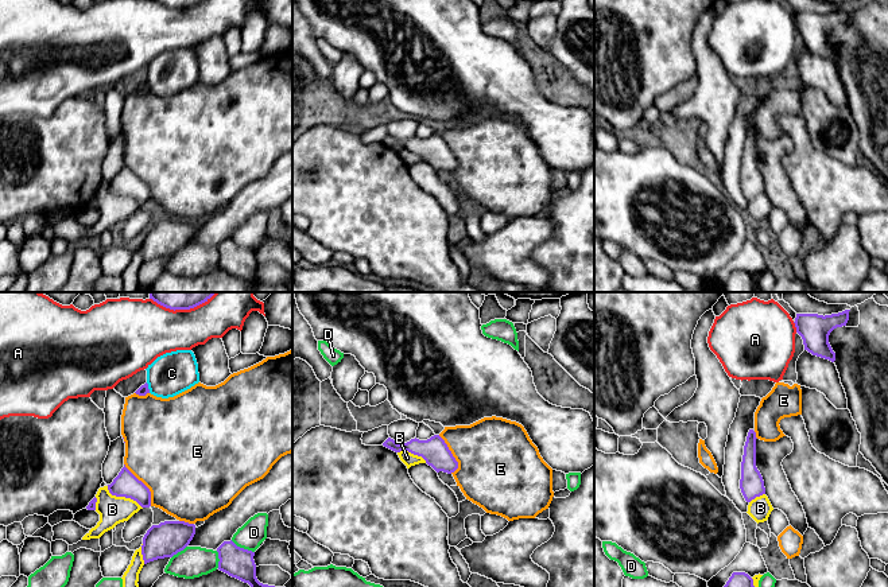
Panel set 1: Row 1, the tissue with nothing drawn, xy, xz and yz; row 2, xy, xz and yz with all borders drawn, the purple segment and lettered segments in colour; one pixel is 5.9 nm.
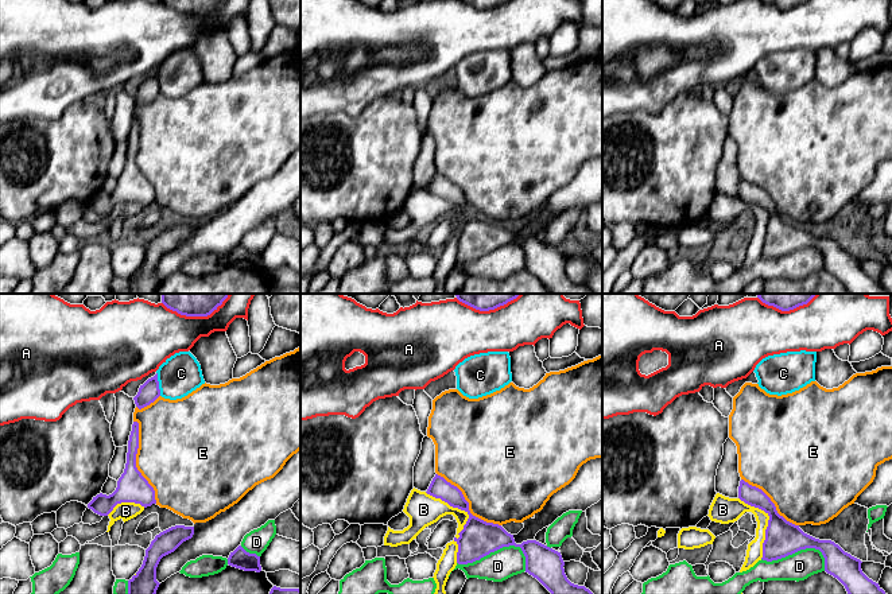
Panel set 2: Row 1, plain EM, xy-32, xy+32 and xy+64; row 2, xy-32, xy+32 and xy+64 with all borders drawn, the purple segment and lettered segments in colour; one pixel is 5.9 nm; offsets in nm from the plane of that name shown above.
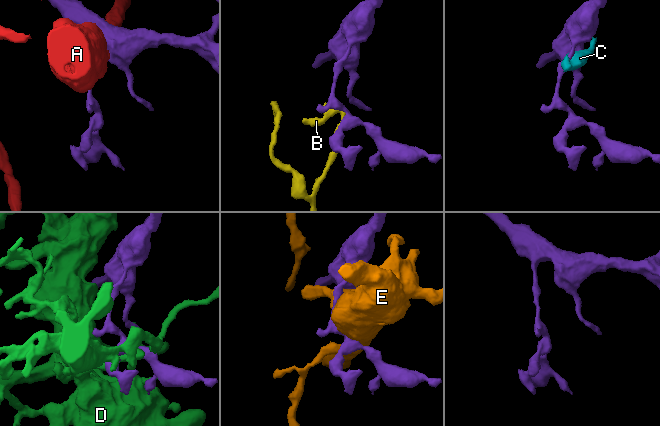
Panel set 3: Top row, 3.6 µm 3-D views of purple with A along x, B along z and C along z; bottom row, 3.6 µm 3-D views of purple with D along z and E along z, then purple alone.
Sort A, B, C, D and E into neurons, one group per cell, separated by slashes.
A C / B / D / E

